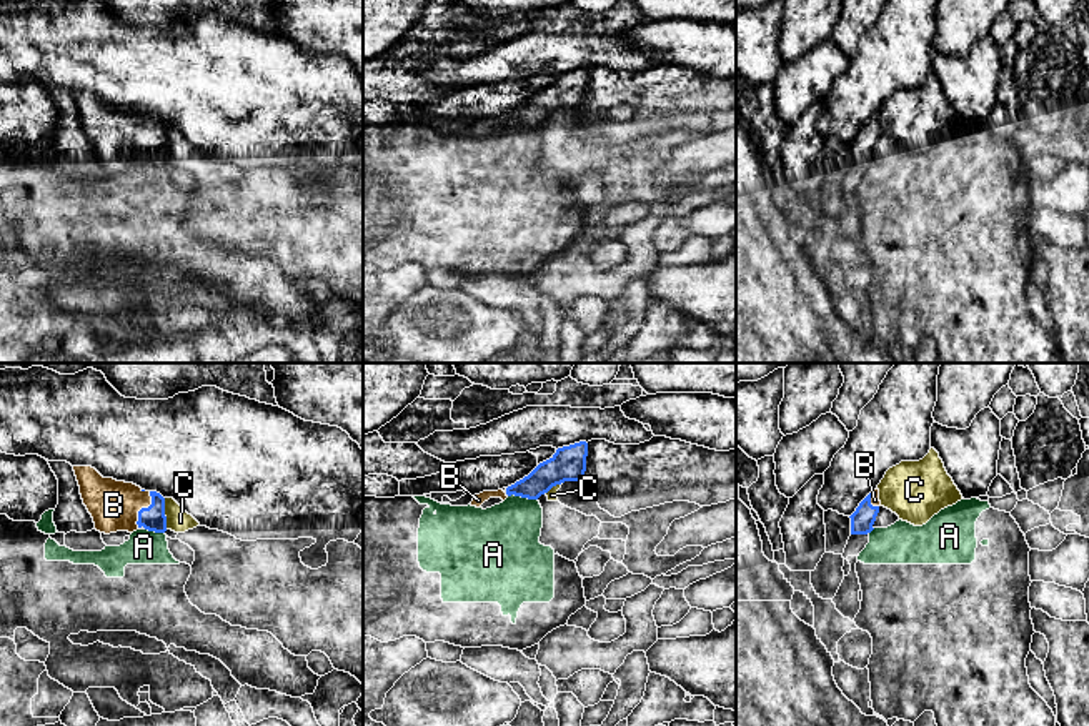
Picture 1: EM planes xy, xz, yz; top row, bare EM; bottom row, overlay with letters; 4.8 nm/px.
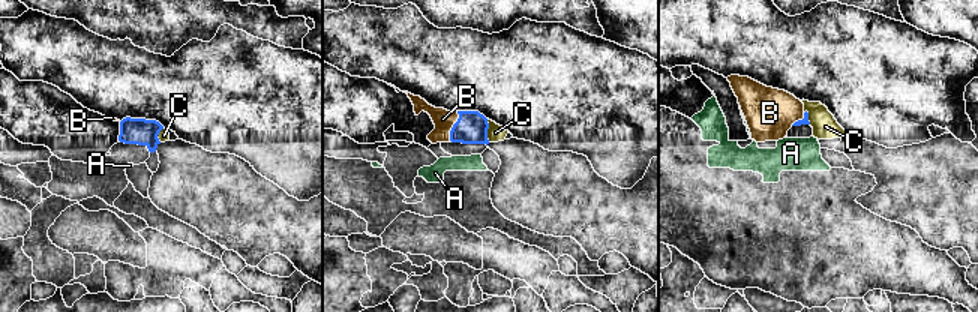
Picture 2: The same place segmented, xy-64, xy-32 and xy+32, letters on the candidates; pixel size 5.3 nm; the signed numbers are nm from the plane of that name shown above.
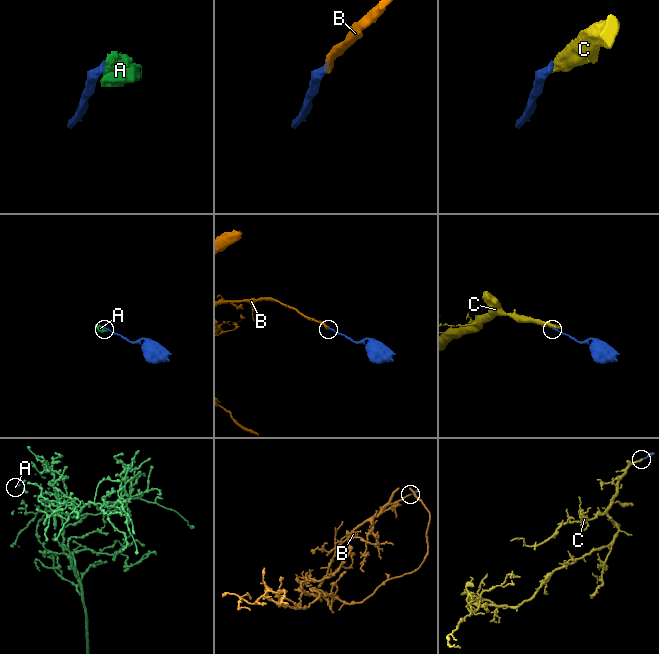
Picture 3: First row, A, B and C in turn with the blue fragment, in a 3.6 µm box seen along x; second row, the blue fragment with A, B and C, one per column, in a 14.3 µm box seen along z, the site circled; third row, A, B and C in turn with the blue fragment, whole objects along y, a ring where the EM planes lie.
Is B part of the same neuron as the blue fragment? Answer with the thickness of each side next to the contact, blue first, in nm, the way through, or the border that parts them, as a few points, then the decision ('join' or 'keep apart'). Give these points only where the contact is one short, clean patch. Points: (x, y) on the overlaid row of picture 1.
calibres 120 and 240 nm; way xy (152, 518), (142, 508), (114, 505); join

